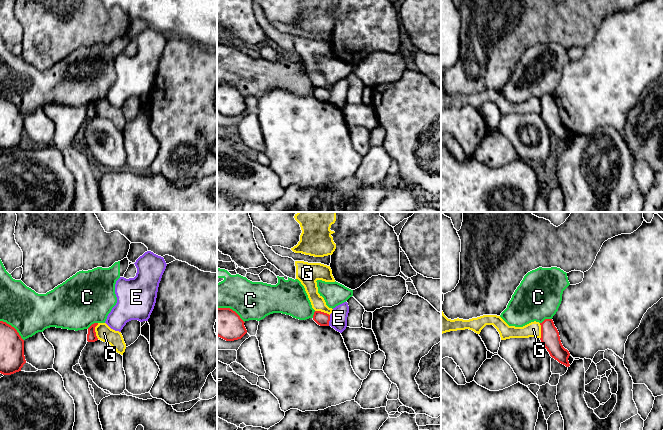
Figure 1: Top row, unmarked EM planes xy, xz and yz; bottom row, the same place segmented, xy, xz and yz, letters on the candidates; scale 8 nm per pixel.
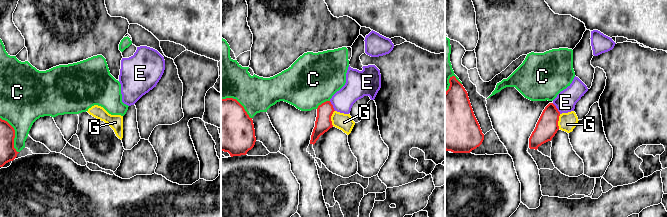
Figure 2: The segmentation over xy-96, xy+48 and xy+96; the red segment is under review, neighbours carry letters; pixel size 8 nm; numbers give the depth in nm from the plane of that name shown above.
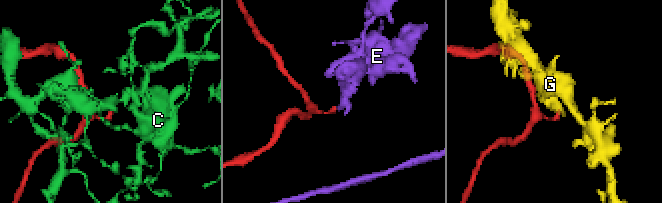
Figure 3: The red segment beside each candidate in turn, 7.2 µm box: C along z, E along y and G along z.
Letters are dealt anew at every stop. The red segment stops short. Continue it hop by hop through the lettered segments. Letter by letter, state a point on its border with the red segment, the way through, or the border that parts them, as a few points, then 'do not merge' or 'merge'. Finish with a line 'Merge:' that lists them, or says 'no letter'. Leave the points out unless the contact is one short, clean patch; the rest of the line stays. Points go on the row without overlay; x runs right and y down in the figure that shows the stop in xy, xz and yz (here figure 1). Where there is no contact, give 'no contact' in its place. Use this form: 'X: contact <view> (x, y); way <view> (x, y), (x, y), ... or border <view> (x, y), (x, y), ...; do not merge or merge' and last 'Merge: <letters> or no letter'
C: contact xy (13, 103); do not merge
E: contact xz (329, 96); border xz (330, 91), (328, 101); do not merge
G: contact xy (94, 107); border xy (98, 99), (95, 103), (97, 114); do not merge
Merge: no letter

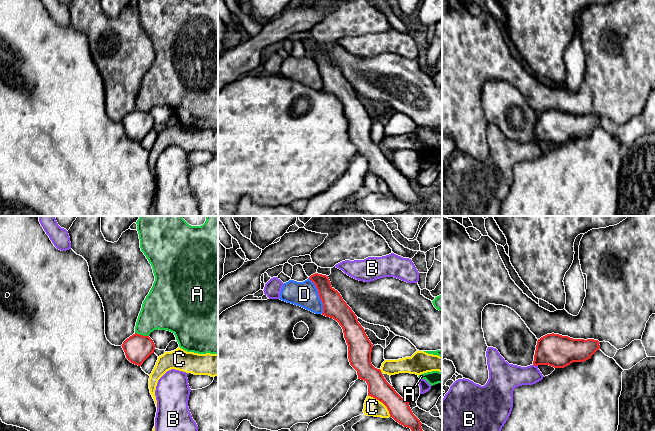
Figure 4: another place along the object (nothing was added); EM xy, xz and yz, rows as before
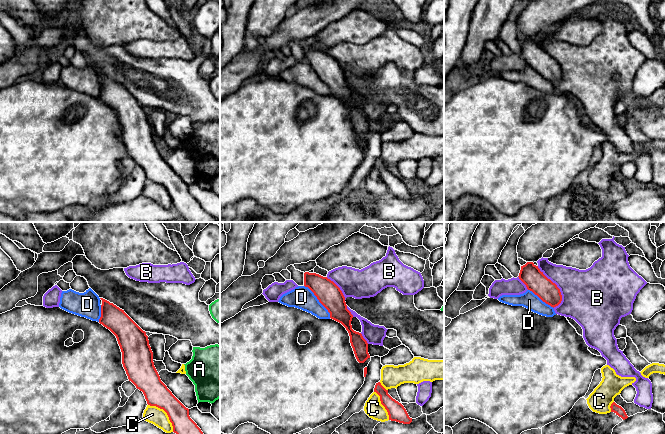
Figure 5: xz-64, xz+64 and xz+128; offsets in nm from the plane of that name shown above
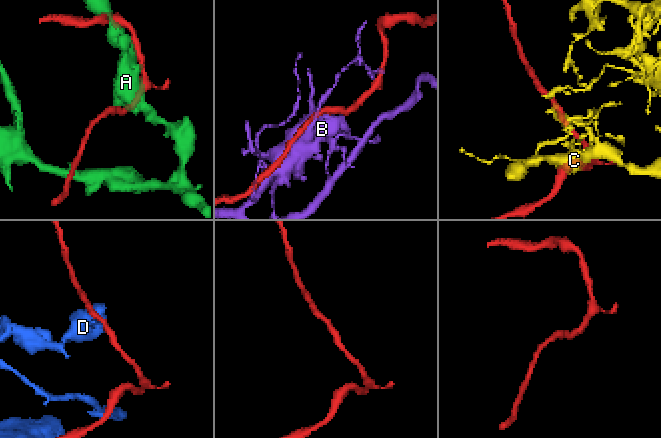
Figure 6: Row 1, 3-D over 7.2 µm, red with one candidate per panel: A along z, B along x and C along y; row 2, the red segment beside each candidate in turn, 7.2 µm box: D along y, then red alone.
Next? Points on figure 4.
A: contact xy (142, 111); merge
B: contact yz (535, 141); do not merge
C: contact xz (382, 178); do not merge
D: contact xz (319, 72); border xz (308, 54), (317, 66), (322, 79), (322, 89); do not merge
Merge: A

